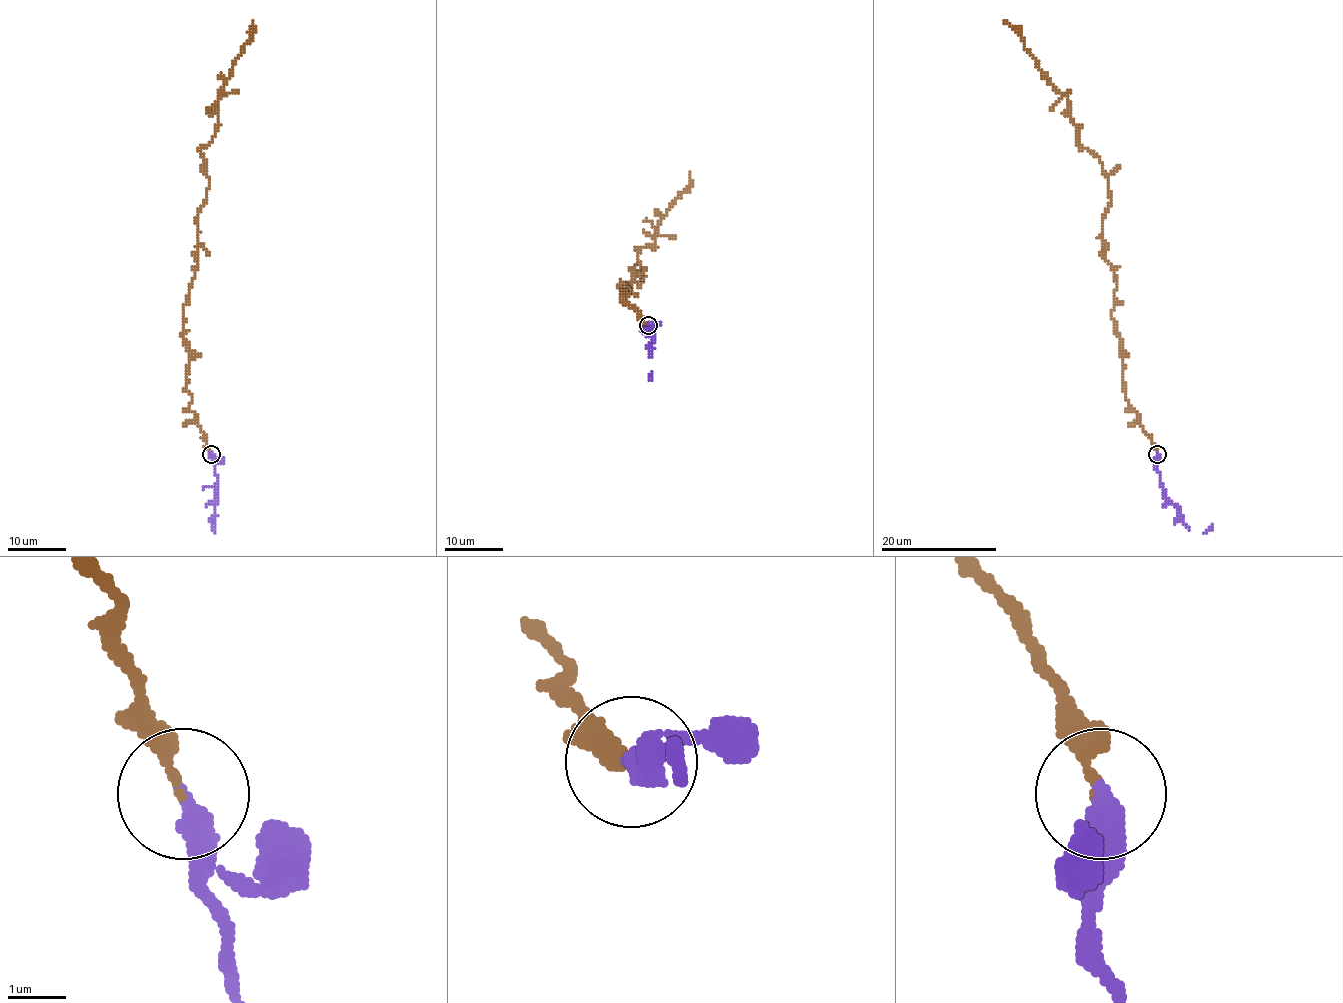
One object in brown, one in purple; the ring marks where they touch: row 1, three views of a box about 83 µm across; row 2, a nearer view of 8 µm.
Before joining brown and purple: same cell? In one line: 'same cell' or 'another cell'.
same cell

